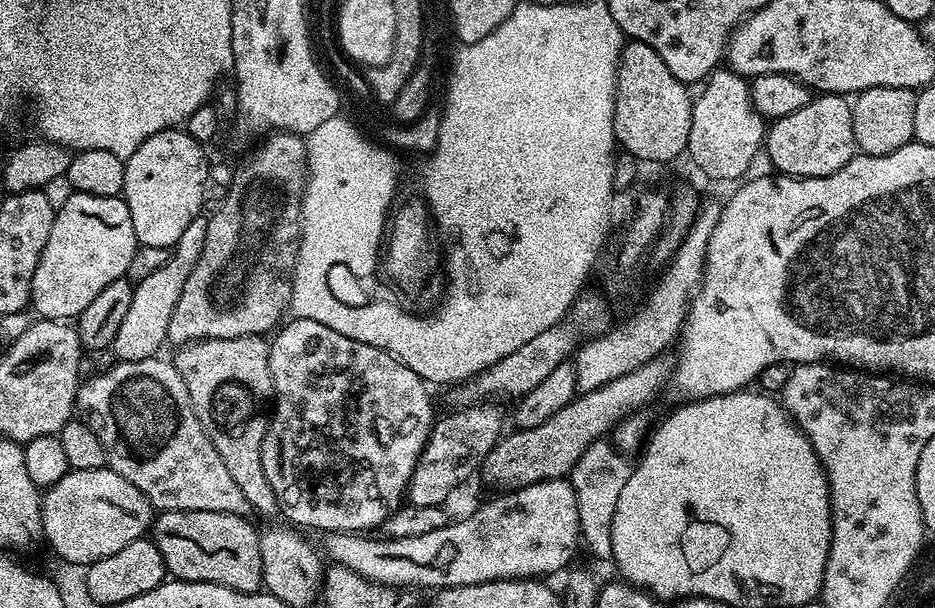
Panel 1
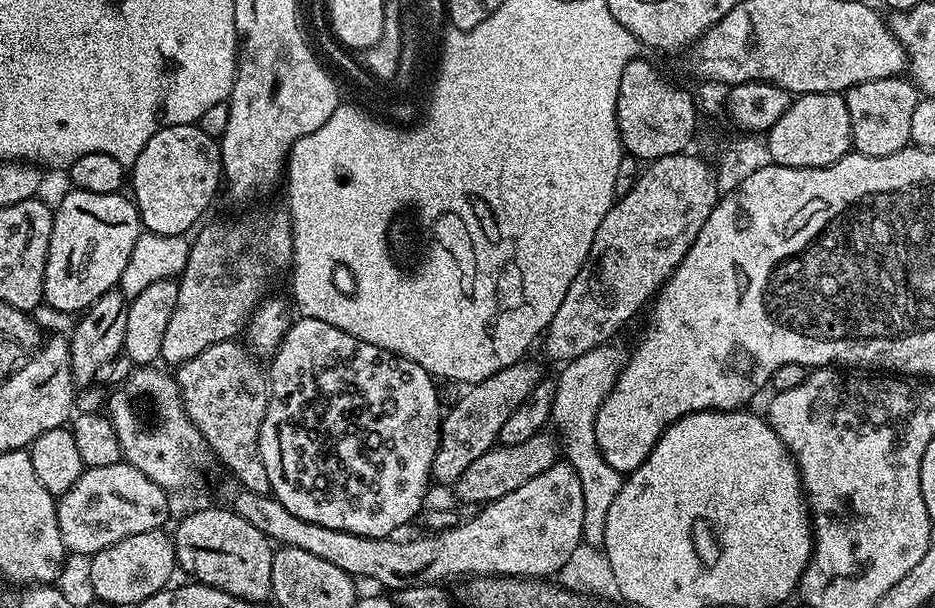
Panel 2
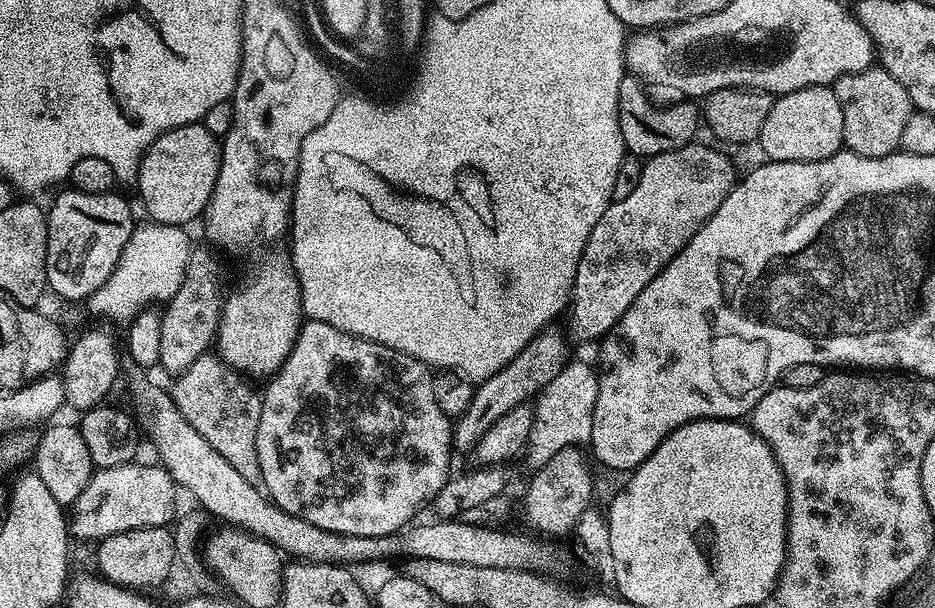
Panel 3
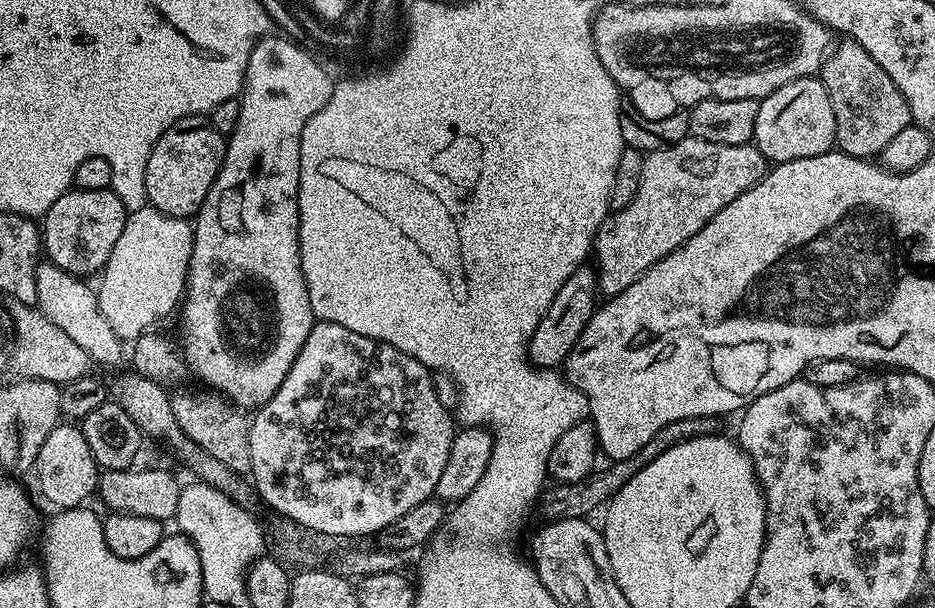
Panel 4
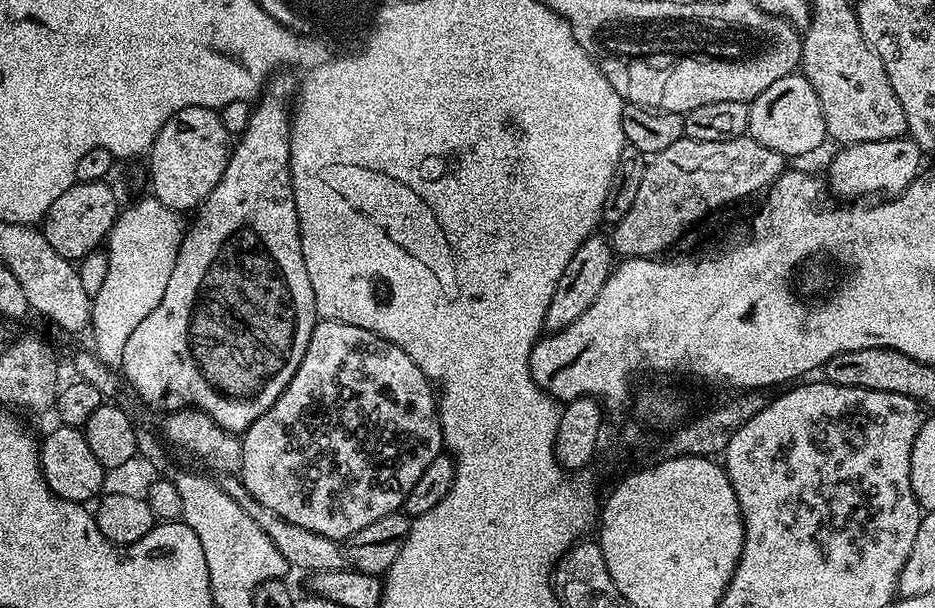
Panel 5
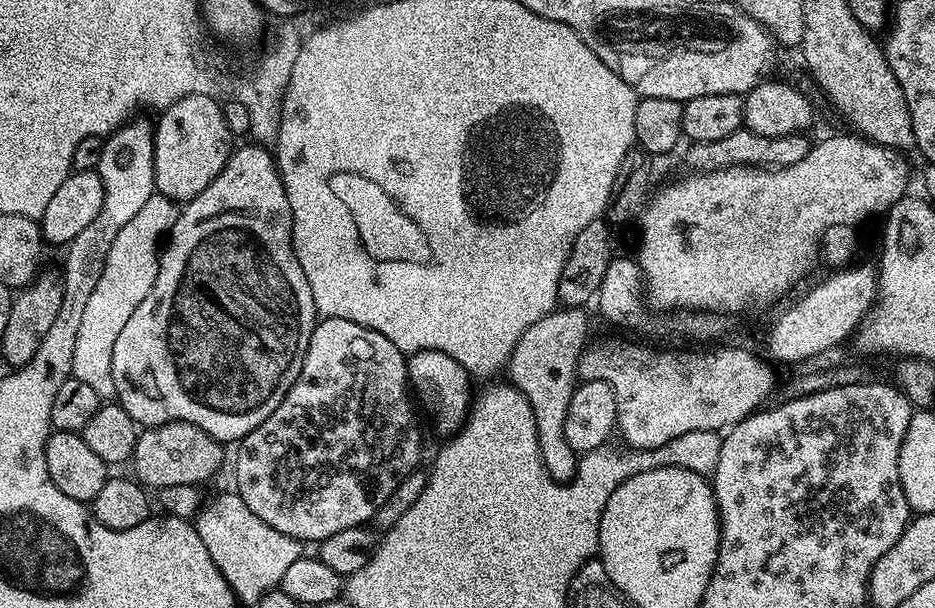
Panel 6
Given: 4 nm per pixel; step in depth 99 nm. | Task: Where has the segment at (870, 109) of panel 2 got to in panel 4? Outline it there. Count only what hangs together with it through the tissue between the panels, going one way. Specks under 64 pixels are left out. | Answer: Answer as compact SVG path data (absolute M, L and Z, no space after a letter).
M844 38L841 41L829 51L818 73L826 86L826 94L830 94L830 106L834 106L835 147L847 156L876 158L900 131L912 123L910 106L906 106L902 90L894 86L890 74L886 74L886 70L882 70L856 40Z

